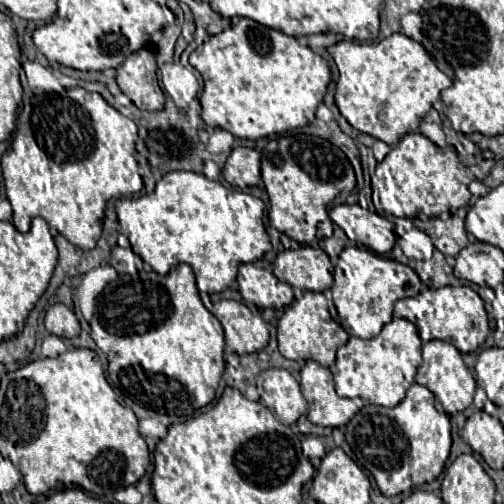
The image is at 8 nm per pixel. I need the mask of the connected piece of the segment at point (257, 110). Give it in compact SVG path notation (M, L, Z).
M244 17L236 25L204 41L190 55L190 65L198 69L204 79L204 91L200 97L204 123L208 127L226 129L240 139L262 139L312 123L316 107L322 103L332 79L328 63L310 47L300 45L294 37L284 35L282 31L274 31Z

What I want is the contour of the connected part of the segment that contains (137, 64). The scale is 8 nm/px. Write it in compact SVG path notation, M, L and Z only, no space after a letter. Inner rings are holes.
M142 48L136 53L132 53L118 69L116 69L116 81L118 87L124 95L130 97L130 101L134 103L140 111L160 111L164 107L164 93L158 87L156 81L156 59L155 53L149 48Z

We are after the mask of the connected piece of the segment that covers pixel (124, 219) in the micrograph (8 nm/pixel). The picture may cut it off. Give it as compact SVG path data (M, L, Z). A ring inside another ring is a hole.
M172 171L166 173L152 195L142 195L140 199L120 199L116 201L118 231L124 233L132 245L132 251L142 257L156 273L166 275L172 265L188 263L196 275L198 289L204 293L220 293L236 281L238 265L258 261L264 253L272 249L270 237L262 223L264 203L238 189L228 189L218 181L206 179L202 173L192 171Z

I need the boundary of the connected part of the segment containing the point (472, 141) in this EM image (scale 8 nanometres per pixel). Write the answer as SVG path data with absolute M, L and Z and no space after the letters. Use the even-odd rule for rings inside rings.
M450 125L445 126L445 134L447 146L441 149L422 133L408 133L400 139L398 145L390 149L384 160L378 163L371 178L371 197L378 214L381 214L380 202L383 215L412 219L420 215L440 217L442 213L450 213L456 211L458 207L468 205L472 197L468 185L475 179L470 170L472 167L484 170L485 167L487 175L490 174L496 163L495 159L479 160L478 158L482 156L484 150L491 147L492 140L499 137L487 137L480 133L463 134L456 132Z

